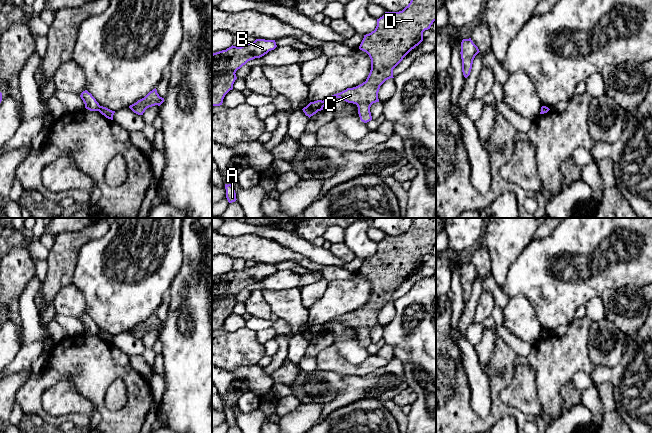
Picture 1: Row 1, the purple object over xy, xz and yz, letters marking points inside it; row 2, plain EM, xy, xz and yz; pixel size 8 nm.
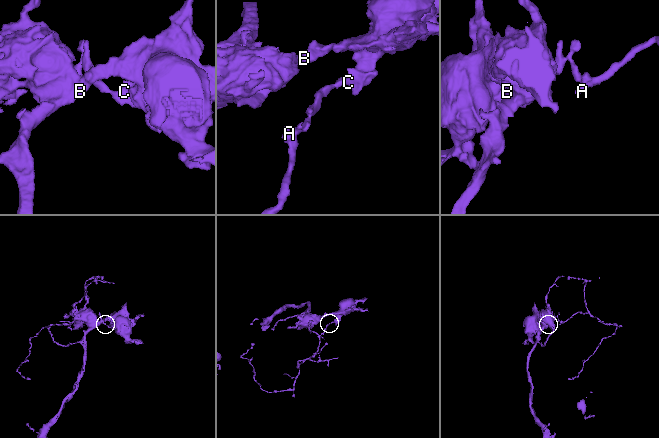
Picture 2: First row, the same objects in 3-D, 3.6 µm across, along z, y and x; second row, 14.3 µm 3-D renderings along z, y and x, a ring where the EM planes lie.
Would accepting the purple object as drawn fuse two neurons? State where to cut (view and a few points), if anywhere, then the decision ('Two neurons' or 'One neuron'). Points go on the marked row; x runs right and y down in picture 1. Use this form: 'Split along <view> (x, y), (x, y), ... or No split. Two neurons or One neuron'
Split along xy (100, 106), (97, 110). Two neurons

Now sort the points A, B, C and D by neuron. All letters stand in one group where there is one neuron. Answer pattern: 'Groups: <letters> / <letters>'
Groups: A / B C D

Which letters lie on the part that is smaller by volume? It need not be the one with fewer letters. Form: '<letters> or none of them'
A

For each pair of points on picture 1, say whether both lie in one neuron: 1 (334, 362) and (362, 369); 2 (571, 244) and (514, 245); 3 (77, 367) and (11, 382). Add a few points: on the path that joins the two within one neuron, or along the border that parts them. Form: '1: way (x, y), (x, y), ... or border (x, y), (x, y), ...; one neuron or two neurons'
1: way (341, 366), (355, 369); one neuron
2: border (533, 237), (512, 264); two neurons
3: border (31, 371), (31, 374), (16, 392), (14, 398); two neurons

